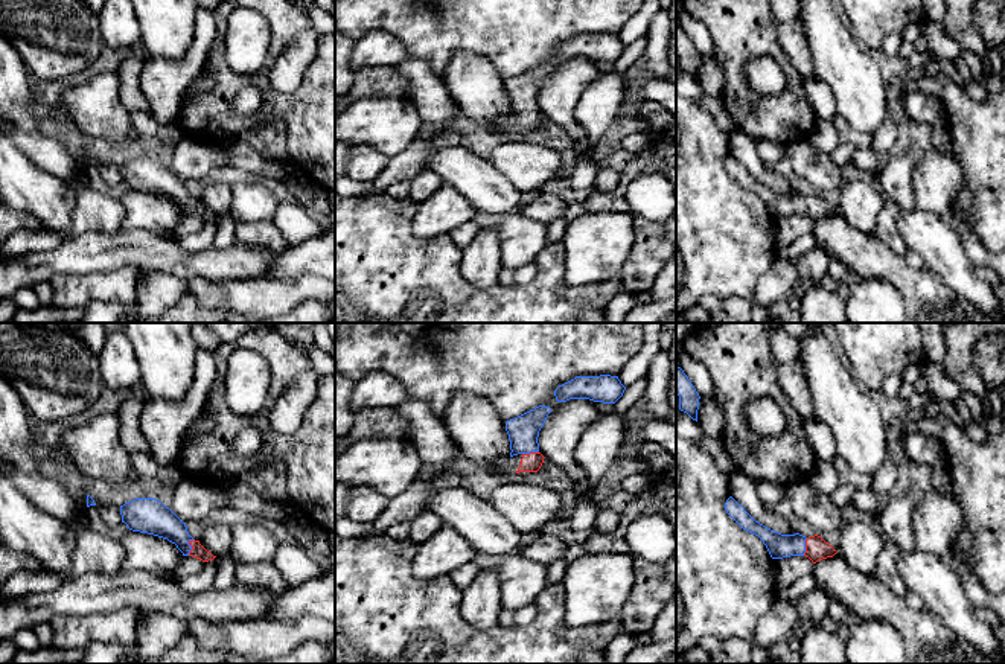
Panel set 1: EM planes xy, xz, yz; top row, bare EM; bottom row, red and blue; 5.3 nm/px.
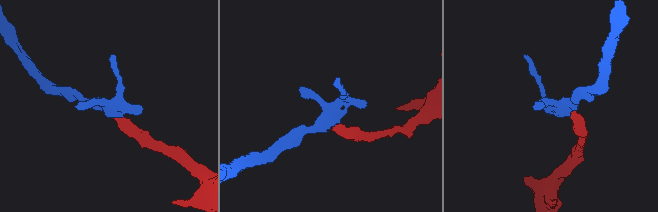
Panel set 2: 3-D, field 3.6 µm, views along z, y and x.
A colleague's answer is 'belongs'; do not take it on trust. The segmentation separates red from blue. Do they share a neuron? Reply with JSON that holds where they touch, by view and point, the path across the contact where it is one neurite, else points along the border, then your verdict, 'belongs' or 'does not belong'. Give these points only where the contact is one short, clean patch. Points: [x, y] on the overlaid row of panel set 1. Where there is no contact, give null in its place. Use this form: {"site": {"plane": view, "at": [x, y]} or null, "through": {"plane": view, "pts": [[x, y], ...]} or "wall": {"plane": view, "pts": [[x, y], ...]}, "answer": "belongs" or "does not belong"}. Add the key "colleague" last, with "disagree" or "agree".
{"site": {"plane": "xy", "at": [192, 547]}, "through": {"plane": "xy", "pts": [[198, 552], [192, 547], [169, 526], [156, 518]]}, "answer": "belongs", "colleague": "agree"}

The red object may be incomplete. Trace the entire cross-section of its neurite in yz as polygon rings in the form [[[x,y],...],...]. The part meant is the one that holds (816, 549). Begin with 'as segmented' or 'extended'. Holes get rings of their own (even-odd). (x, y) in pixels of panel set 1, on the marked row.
extended; [[[732,496],[726,500],[725,510],[743,530],[758,536],[763,541],[772,559],[806,556],[816,563],[818,560],[833,557],[838,553],[818,535],[810,538],[799,533],[781,535],[764,527],[755,521]]]

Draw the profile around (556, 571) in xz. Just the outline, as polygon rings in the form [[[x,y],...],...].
[[[563,557],[550,565],[547,573],[547,583],[548,585],[562,583],[566,568],[568,562]]]

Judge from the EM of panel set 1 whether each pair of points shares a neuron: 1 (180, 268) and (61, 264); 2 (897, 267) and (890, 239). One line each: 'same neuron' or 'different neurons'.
1: same neuron
2: different neurons

